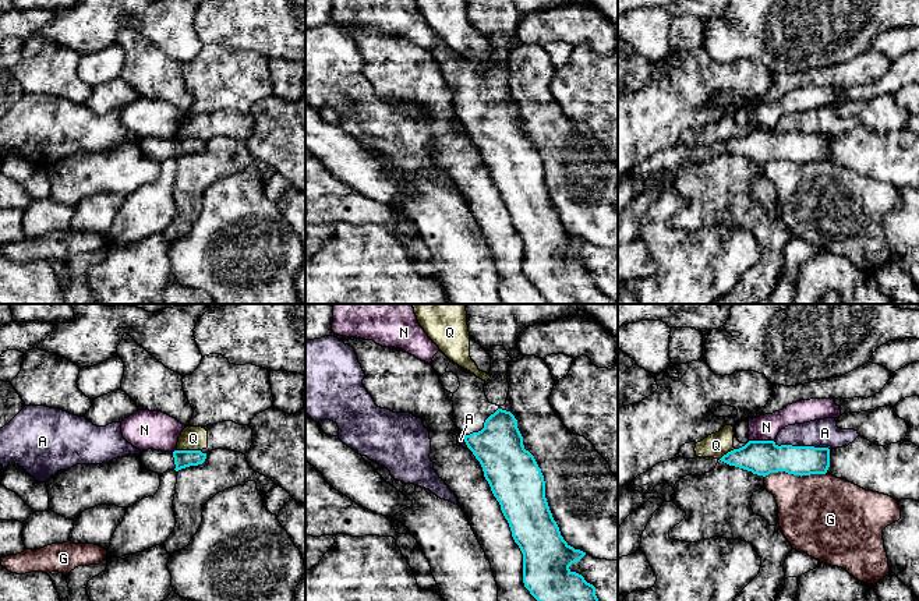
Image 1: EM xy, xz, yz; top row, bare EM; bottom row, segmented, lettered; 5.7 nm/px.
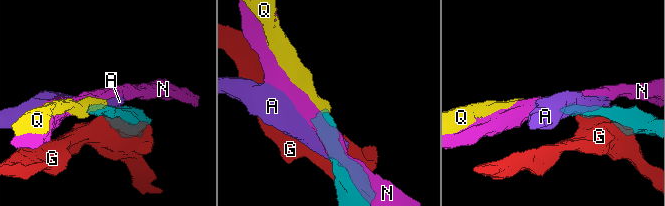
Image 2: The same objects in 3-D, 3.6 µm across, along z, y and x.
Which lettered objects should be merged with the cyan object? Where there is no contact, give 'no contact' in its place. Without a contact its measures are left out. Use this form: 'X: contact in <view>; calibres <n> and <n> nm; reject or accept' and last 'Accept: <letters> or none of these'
A: contact in yz; calibres 200 and 160 nm; reject
G: contact in yz; calibres 200 and 420 nm; reject
N: contact in yz; calibres 200 and 140 nm; reject
Q: contact in xy; calibres 100 and 140 nm; reject
Accept: none of these

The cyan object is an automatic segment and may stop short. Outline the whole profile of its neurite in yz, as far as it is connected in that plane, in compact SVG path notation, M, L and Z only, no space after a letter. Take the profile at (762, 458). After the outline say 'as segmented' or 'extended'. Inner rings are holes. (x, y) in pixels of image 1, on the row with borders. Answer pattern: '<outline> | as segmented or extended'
M749 441L745 446L728 452L720 460L763 477L778 471L802 477L826 474L830 467L830 449L778 446L774 441Z | as segmented

